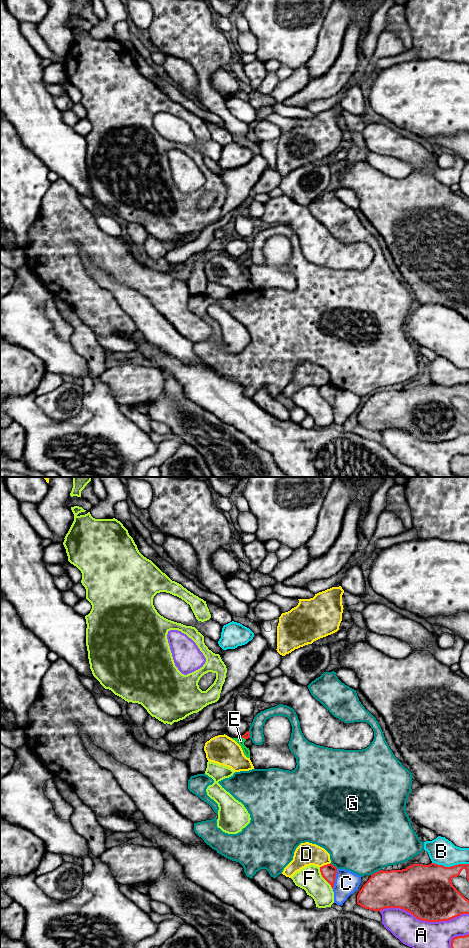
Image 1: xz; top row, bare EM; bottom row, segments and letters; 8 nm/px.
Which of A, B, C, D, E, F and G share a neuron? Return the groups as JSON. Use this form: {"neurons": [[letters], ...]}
{"neurons": [["A"], ["B"], ["C"], ["D"], ["E"], ["F"], ["G"]]}

